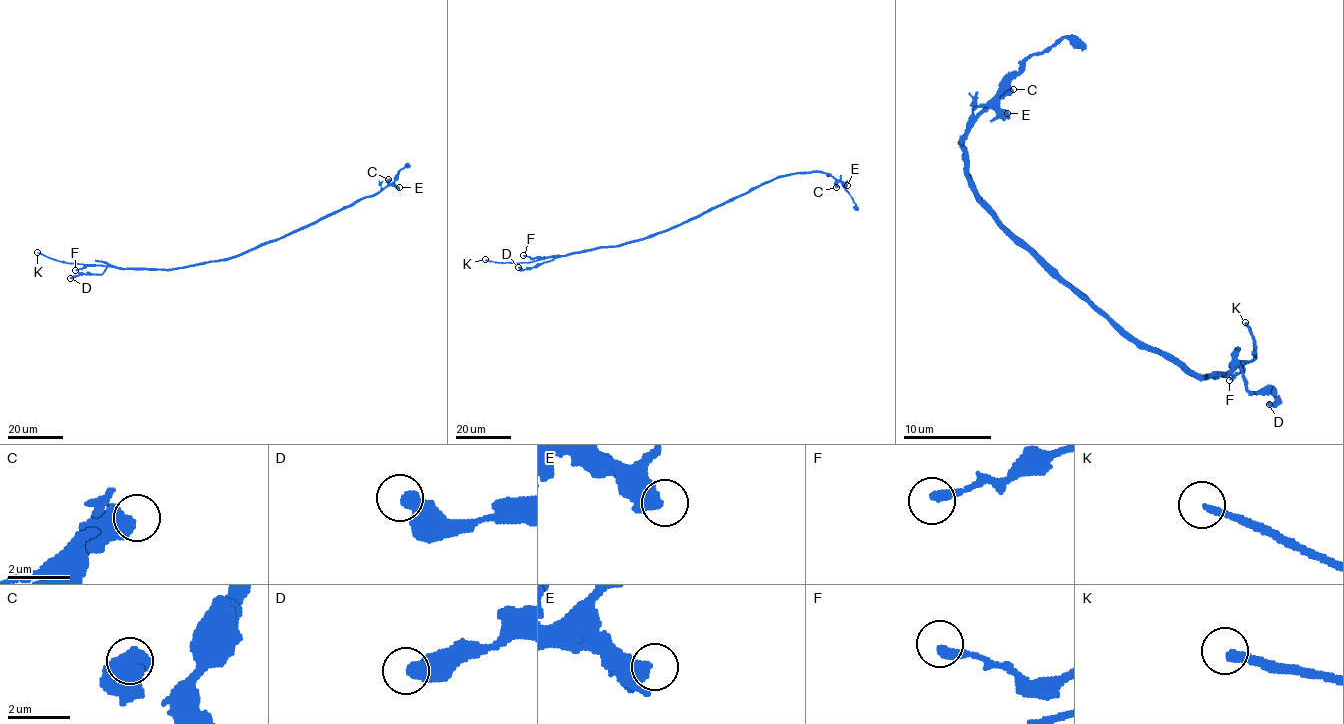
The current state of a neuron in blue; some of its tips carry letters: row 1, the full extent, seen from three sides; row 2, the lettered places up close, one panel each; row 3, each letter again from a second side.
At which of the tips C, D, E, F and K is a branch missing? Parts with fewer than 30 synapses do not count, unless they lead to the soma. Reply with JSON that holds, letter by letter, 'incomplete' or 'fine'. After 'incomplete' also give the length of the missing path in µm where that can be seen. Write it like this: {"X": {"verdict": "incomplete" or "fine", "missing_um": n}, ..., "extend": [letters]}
{"C": {"verdict": "fine"}, "D": {"verdict": "fine"}, "E": {"verdict": "fine"}, "F": {"verdict": "fine"}, "K": {"verdict": "fine"}, "extend": []}

